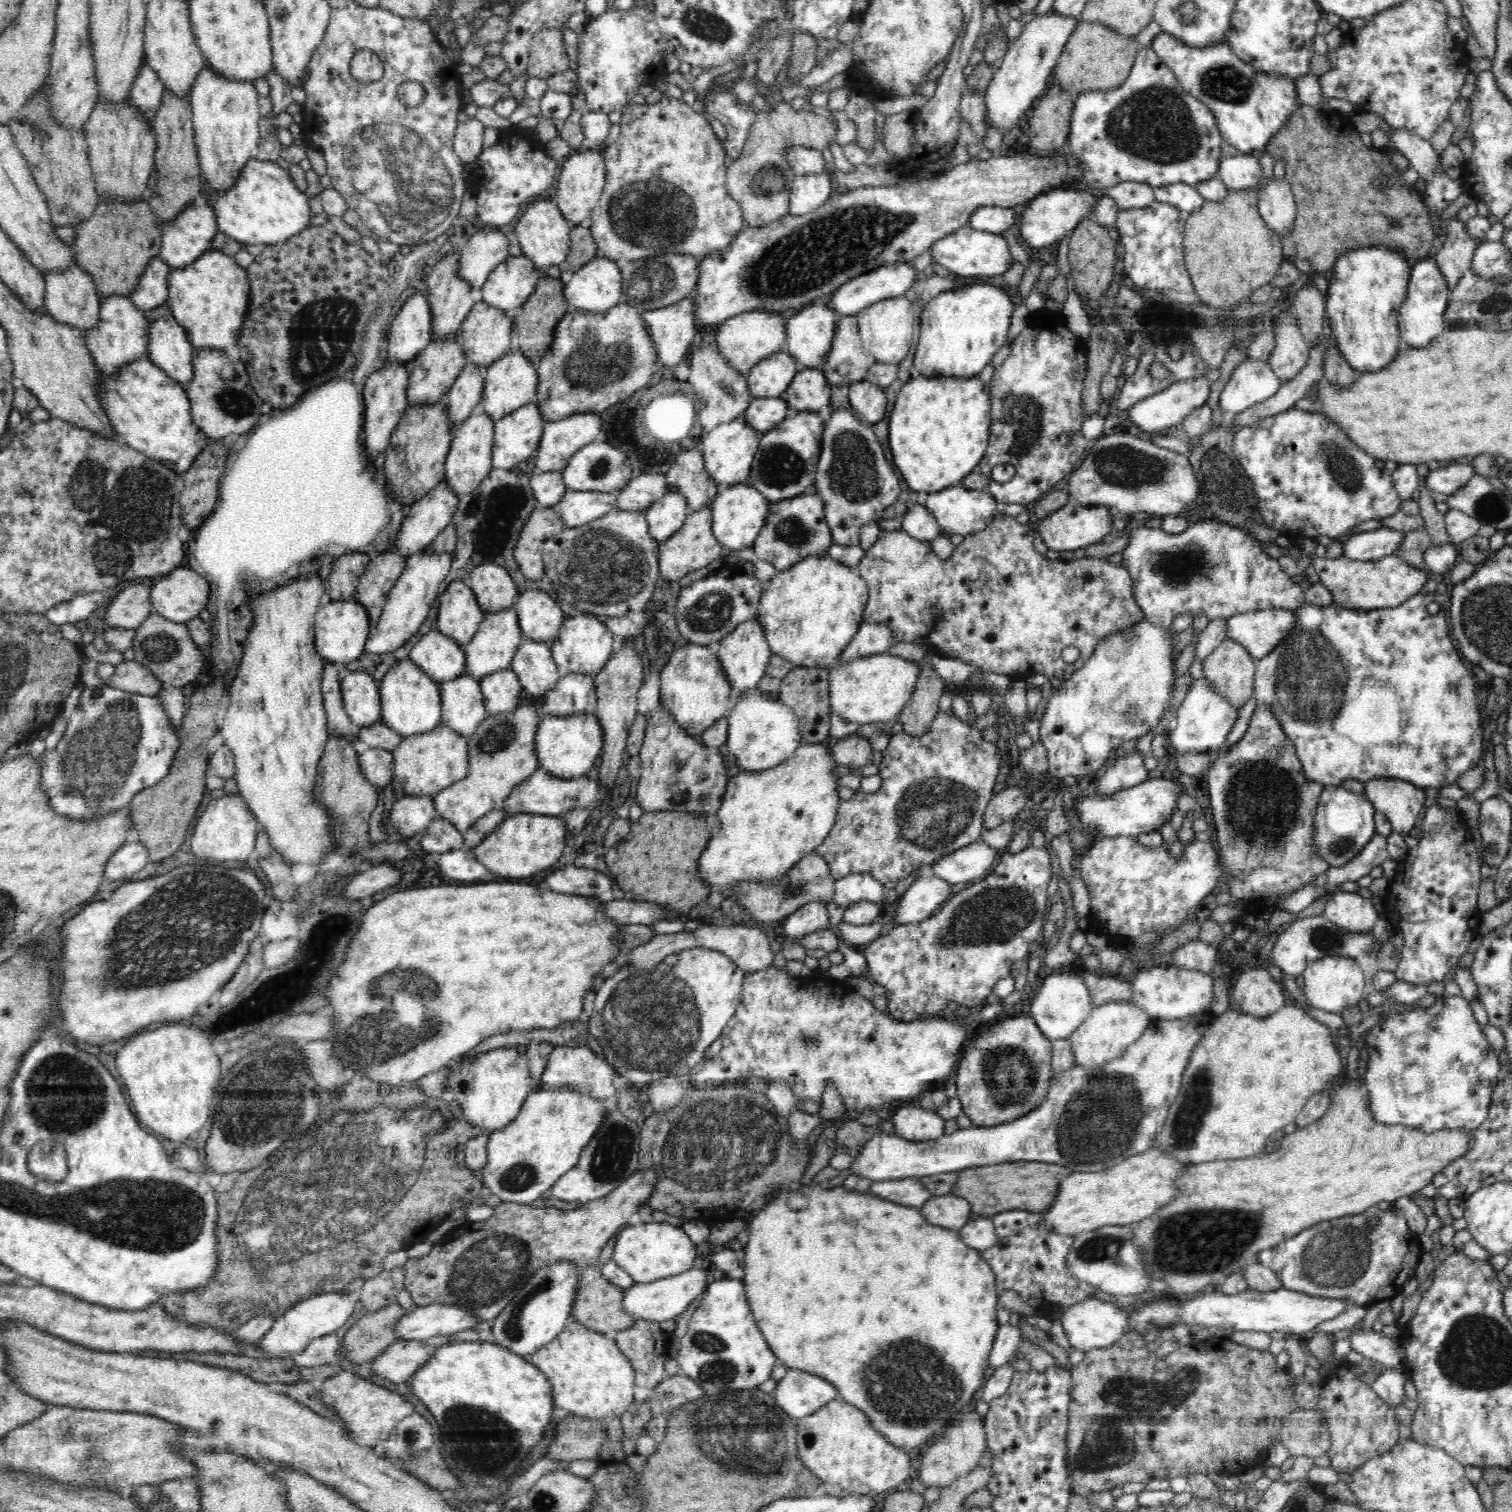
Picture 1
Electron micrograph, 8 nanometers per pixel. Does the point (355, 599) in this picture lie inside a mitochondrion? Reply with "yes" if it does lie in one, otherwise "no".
no

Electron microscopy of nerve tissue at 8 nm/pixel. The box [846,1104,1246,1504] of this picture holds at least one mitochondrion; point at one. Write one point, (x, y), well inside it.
(909, 1386)

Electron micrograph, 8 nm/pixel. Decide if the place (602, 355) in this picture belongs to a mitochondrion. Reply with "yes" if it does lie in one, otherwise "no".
yes

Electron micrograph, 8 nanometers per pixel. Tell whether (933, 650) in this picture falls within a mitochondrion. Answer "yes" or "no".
no

